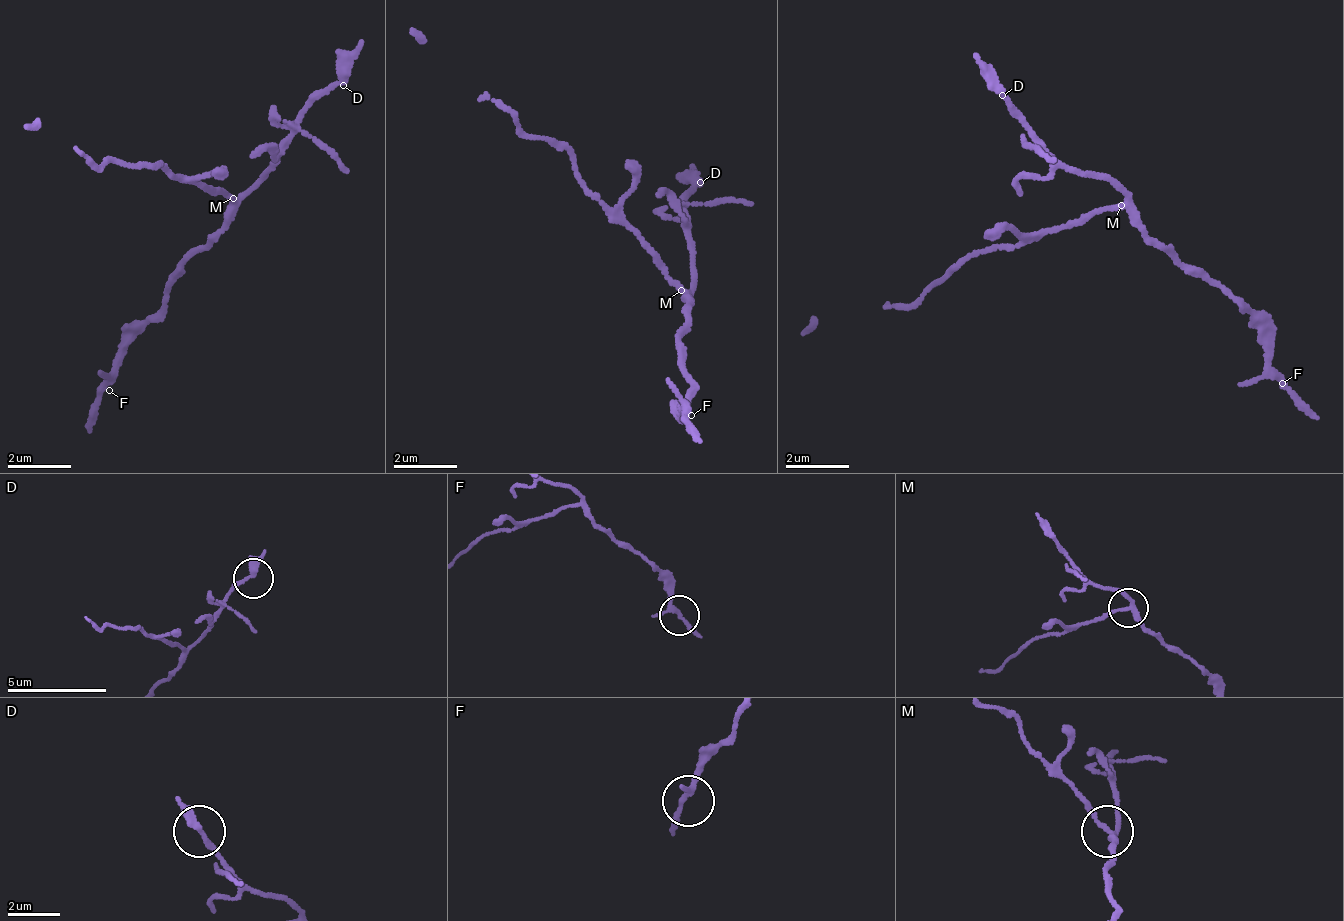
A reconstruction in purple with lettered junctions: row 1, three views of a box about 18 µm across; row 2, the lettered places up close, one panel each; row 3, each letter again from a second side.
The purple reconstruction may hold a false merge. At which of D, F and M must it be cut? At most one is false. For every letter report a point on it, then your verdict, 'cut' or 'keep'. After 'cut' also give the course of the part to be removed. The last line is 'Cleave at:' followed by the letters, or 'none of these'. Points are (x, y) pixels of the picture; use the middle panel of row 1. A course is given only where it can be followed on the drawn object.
D: at (700, 182); keep
F: at (691, 415); keep
M: at (681, 290); cut
Cleave at: M

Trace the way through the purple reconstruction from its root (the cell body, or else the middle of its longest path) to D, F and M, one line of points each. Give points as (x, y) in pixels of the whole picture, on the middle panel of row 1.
D: (655, 249), (685, 290), (693, 276), (693, 239), (681, 206), (700, 182)
F: (655, 249), (681, 286), (681, 301), (687, 310), (679, 339), (692, 394), (679, 404), (682, 402), (691, 415)
M: (655, 249), (678, 289)

